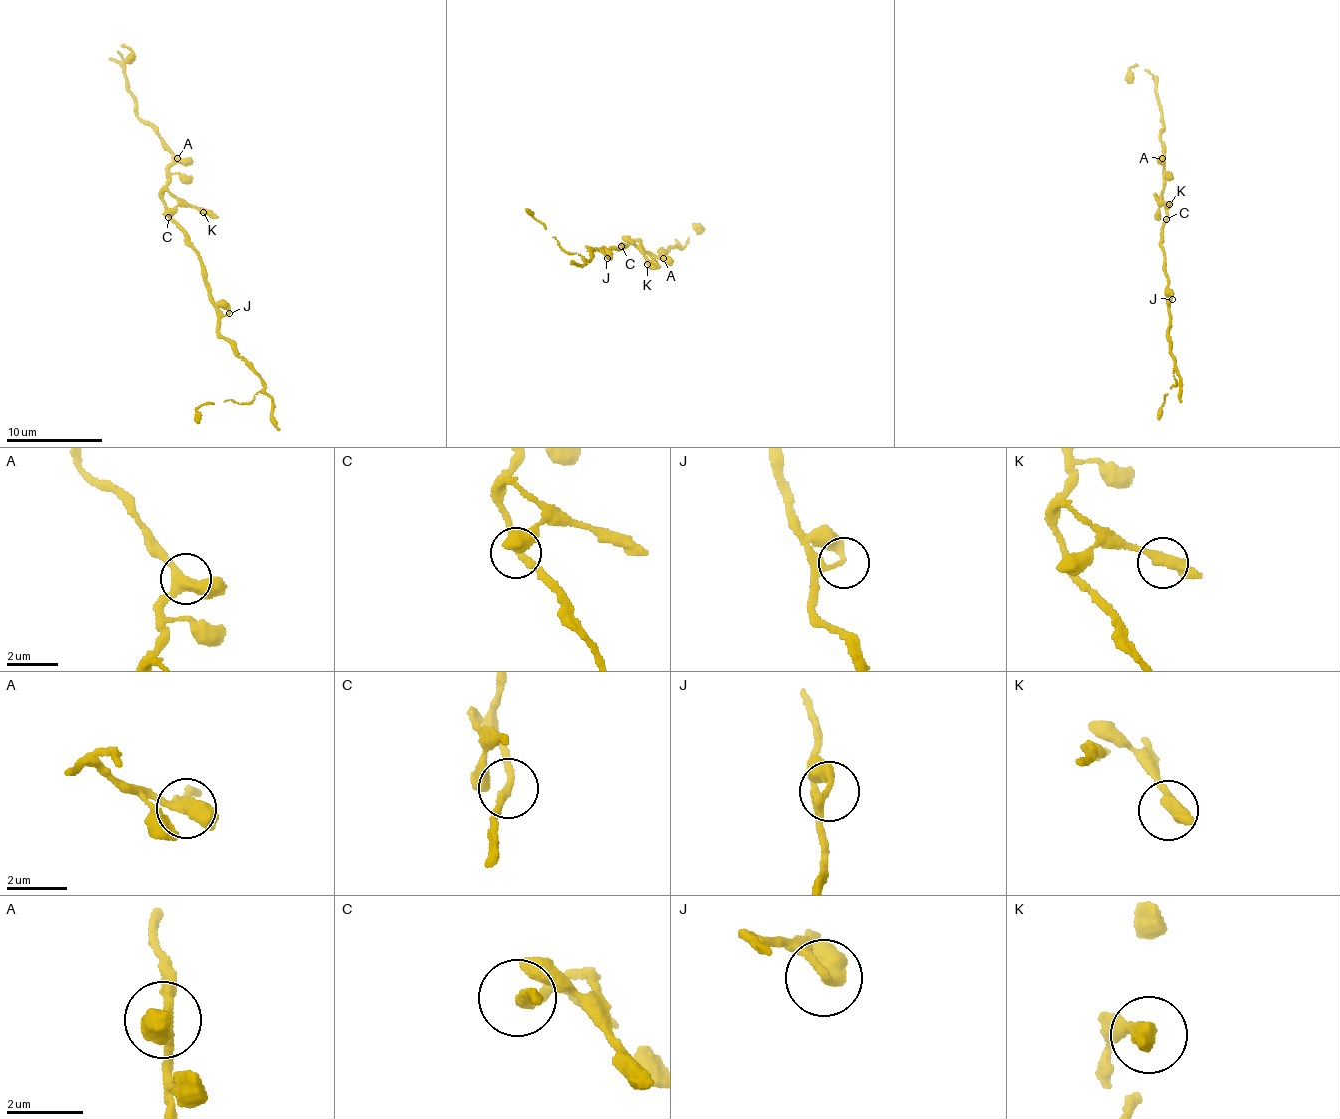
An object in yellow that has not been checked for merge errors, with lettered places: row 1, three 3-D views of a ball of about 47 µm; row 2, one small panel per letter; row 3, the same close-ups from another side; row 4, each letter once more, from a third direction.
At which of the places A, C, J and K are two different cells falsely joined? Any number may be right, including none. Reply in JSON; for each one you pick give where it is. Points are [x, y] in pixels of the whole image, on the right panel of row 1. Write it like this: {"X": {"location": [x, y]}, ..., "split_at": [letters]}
{"split_at": []}

